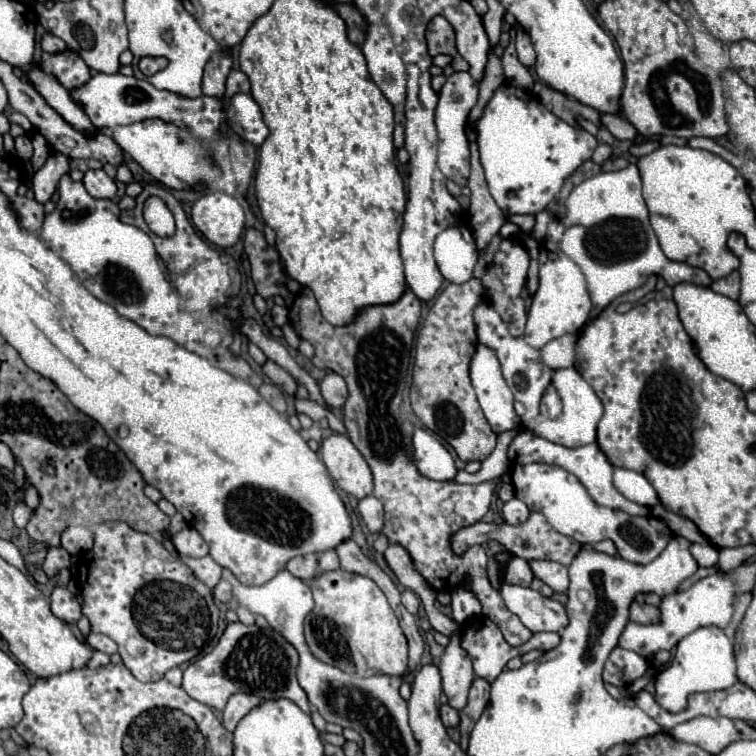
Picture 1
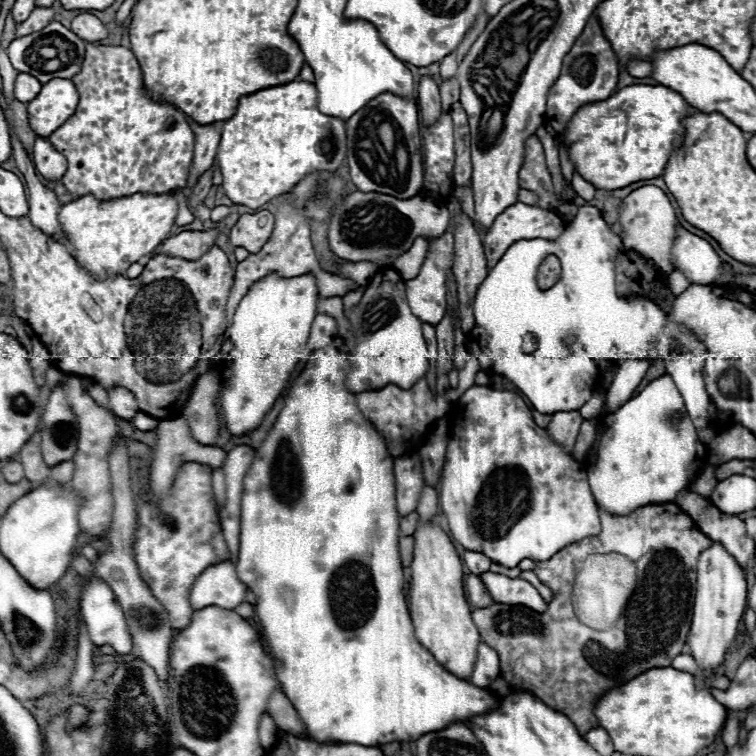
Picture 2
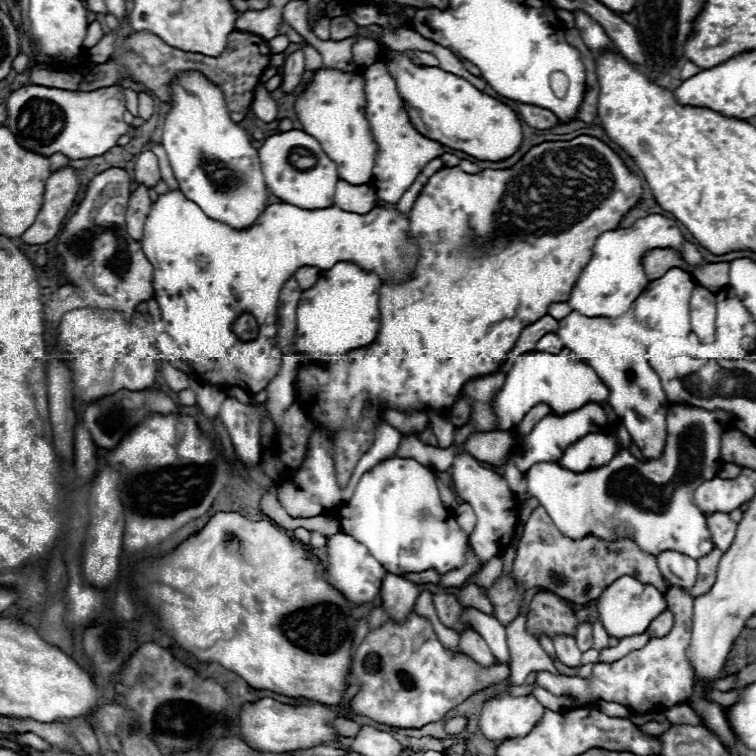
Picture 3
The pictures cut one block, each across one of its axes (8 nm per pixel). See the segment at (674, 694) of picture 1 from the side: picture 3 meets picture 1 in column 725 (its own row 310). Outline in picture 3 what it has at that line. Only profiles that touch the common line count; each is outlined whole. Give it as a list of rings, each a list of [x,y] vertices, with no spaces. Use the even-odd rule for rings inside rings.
[[[668,270],[662,278],[650,280],[648,286],[640,292],[640,296],[634,300],[634,318],[652,328],[652,330],[660,330],[660,332],[670,332],[670,334],[688,334],[690,332],[690,294],[694,290],[696,282],[694,278],[680,270]]]

